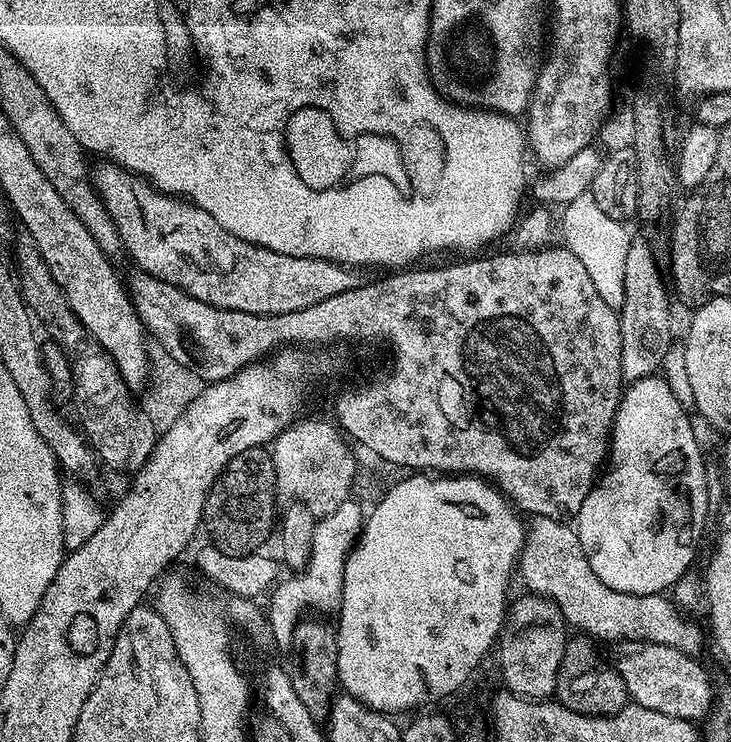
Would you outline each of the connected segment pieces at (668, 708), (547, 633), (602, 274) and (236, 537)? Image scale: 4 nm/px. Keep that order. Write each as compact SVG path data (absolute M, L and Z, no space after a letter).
M622 640L611 645L611 667L622 678L631 703L670 714L693 722L703 721L711 710L714 684L708 681L708 672L687 652L680 652L668 644L652 644L648 640Z
M527 594L511 601L504 617L504 631L498 641L503 687L525 700L547 700L556 691L560 662L564 657L566 621L562 610L547 596Z
M591 192L579 195L573 202L563 207L562 214L562 236L565 247L571 251L579 262L586 269L586 274L590 275L590 282L597 287L598 294L602 300L611 308L619 309L625 300L625 272L626 259L629 253L629 246L632 241L632 234L626 230L627 225L619 220L612 219L608 214L604 214L598 207L598 202L594 201Z
M267 447L247 448L242 450L242 454L234 454L230 462L221 470L220 477L214 482L214 486L209 490L204 507L203 527L208 527L208 532L212 535L211 543L224 552L231 555L250 555L259 553L267 542L268 535L273 535L278 524L278 508L276 512L276 471L272 461L272 453Z

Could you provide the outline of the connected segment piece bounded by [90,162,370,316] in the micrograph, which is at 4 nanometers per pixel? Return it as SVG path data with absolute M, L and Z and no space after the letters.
M115 162L100 163L104 164L91 169L92 182L96 185L96 193L110 210L110 216L114 218L123 247L126 252L128 248L129 254L136 259L136 266L141 271L157 276L159 280L178 286L186 294L210 306L259 316L290 314L300 312L306 306L314 306L334 294L342 294L342 290L354 290L370 280L369 269L364 266L335 264L332 259L323 256L291 256L261 248L259 244L249 244L226 231L205 208L199 208L191 200L161 192L147 180Z

